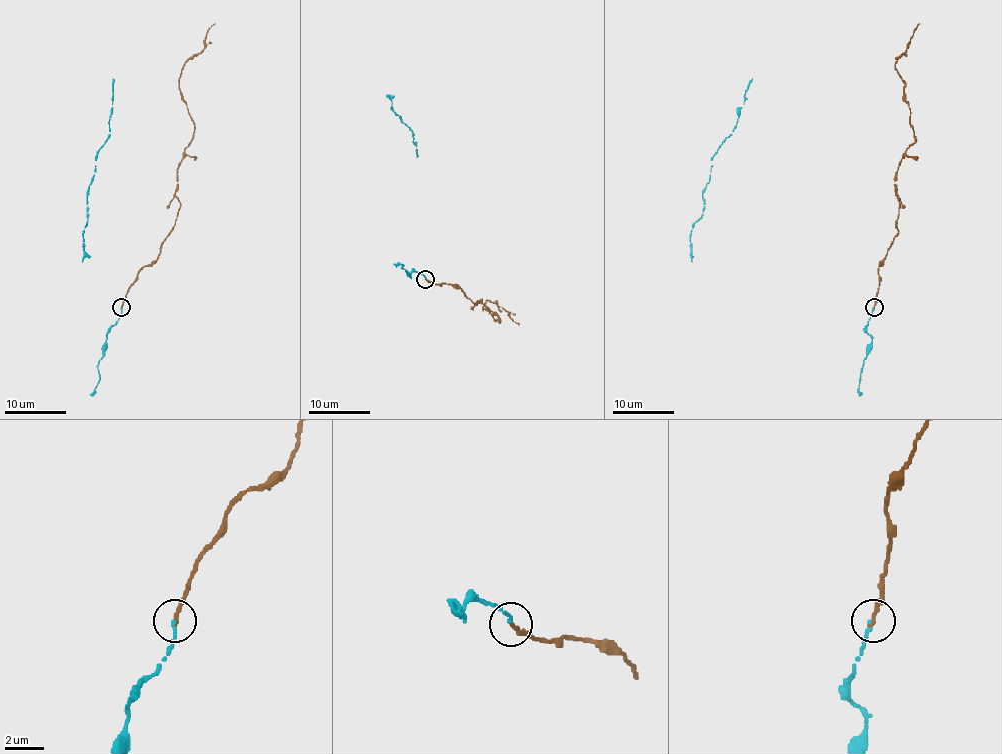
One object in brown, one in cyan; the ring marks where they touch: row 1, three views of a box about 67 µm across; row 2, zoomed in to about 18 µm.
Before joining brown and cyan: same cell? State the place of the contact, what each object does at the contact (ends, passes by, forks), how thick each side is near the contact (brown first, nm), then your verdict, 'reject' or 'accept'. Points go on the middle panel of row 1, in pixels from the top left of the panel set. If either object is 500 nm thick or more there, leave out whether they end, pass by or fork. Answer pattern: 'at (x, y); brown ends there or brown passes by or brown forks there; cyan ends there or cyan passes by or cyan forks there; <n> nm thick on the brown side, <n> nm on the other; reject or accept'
at (425, 279); brown ends there; cyan ends there; 240 nm thick on the brown side, 200 nm on the other; accept

